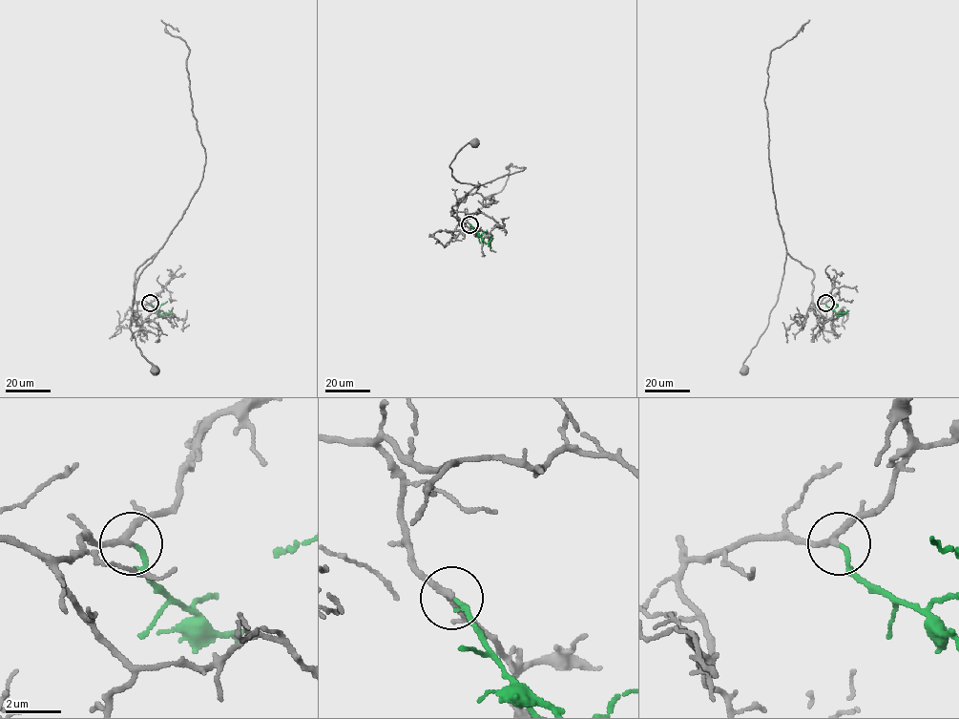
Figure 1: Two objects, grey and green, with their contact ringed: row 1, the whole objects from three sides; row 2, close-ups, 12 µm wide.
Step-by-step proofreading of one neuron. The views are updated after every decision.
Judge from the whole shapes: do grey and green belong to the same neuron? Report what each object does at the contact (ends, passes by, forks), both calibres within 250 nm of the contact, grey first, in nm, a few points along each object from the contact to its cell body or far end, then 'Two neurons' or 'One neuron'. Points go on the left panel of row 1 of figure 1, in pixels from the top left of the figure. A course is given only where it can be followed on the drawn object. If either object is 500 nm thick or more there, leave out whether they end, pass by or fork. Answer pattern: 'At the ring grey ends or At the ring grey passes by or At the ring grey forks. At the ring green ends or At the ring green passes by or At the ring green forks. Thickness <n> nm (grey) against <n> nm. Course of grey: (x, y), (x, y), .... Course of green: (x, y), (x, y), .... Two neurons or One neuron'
At the ring grey passes by. At the ring green ends. Thickness 220 nm (grey) against 170 nm. Course of grey: (151, 304), (144, 305), (135, 300), (135, 272), (156, 254), (135, 285), (130, 326), (135, 344), (156, 370). Course of green: (151, 304), (161, 315), (171, 313). One neuron

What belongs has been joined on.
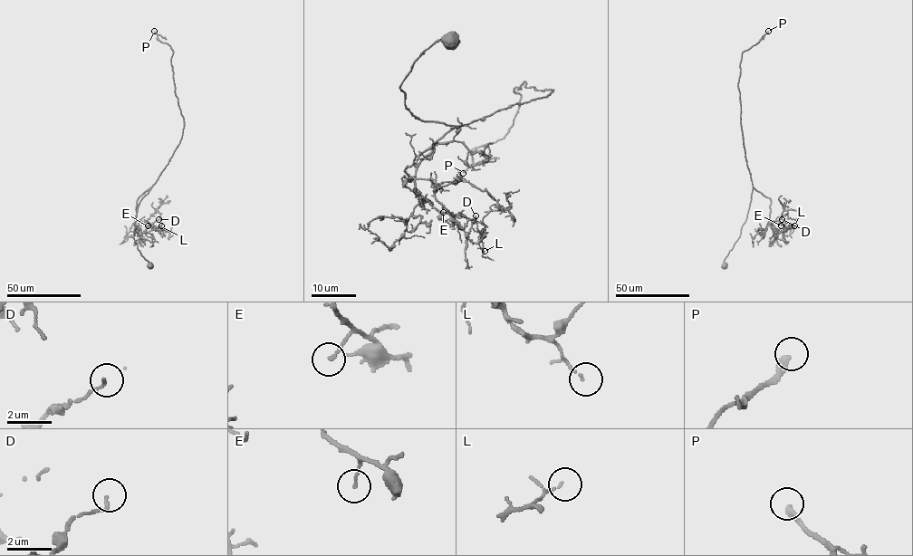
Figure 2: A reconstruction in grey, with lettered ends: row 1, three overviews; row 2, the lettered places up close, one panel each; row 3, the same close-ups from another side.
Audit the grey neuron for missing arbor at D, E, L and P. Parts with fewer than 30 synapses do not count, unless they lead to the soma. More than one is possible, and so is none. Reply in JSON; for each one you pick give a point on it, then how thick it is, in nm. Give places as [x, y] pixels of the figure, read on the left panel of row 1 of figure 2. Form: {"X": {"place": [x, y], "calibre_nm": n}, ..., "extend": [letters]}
{"P": {"place": [154, 31], "calibre_nm": 280}, "extend": ["P"]}

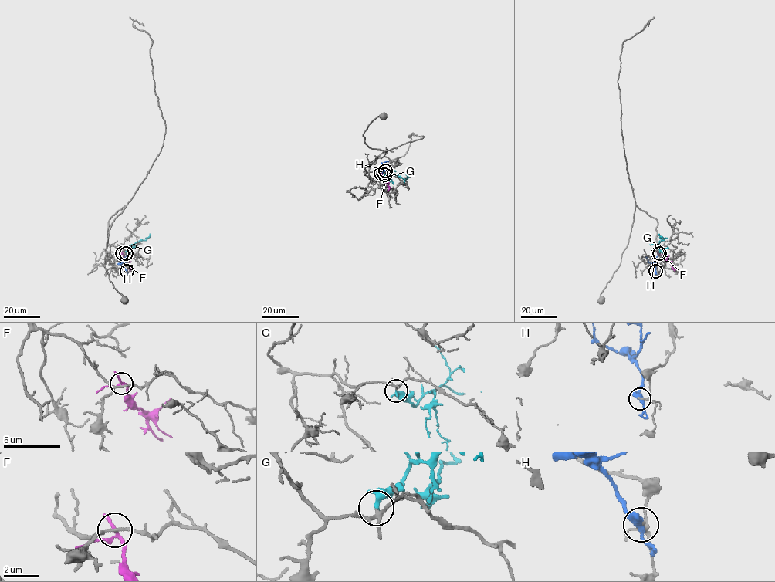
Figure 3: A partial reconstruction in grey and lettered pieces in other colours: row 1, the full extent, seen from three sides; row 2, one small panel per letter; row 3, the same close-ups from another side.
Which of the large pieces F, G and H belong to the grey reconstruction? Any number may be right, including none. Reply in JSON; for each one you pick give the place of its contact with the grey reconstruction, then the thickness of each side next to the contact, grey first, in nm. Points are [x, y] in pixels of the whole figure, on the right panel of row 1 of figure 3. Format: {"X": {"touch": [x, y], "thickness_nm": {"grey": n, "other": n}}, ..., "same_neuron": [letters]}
{"G": {"touch": [659, 253], "thickness_nm": {"grey": 160, "other": 240}}, "same_neuron": ["G"]}

